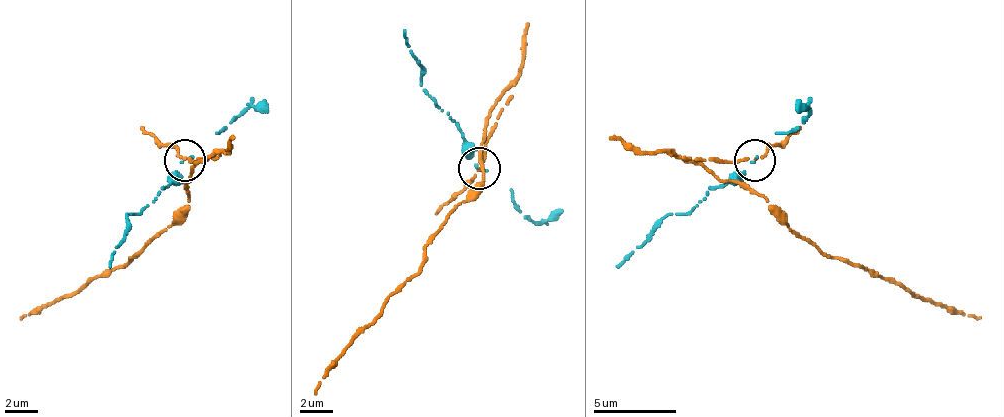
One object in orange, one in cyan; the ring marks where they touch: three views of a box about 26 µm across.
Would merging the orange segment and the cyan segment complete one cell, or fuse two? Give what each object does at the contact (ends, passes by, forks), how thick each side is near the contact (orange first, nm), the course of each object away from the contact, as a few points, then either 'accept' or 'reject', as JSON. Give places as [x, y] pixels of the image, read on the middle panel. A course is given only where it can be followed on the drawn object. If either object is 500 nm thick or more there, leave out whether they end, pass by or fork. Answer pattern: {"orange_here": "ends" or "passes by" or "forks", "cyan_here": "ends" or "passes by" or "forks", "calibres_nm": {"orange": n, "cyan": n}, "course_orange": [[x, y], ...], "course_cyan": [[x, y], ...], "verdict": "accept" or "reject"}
{"orange_here": "passes by", "cyan_here": "ends", "calibres_nm": {"orange": 160, "cyan": 140}, "course_orange": [[480, 167], [497, 105], [484, 134], [480, 159], [484, 179], [430, 242], [418, 271], [314, 395]], "course_cyan": [[476, 167], [472, 146], [422, 80], [405, 30]], "verdict": "reject"}

